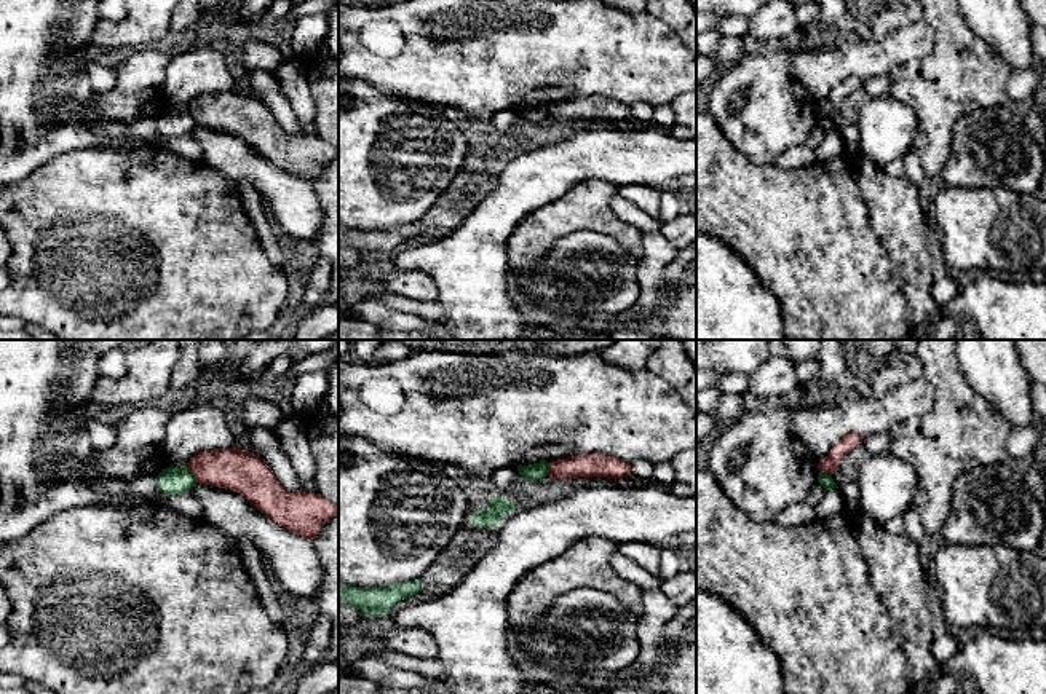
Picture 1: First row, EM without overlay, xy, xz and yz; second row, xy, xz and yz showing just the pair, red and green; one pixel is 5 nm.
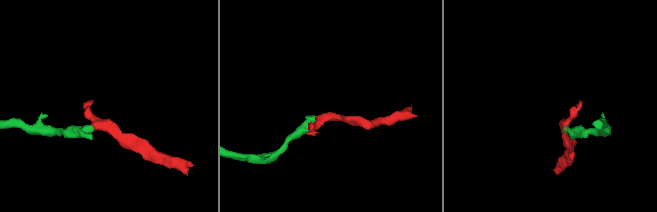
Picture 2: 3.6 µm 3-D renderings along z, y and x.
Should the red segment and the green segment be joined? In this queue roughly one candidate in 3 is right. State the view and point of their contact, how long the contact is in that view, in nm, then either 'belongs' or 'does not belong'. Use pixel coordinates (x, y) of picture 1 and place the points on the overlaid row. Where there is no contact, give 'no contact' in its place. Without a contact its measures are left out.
xy (192, 473) | 110 nm | does not belong

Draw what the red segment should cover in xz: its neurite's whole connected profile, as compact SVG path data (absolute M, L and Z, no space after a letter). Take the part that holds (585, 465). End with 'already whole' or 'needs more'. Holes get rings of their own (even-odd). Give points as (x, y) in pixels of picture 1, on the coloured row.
M580 453L565 459L553 461L548 475L557 480L578 477L623 479L631 475L631 464L604 453Z; already whole

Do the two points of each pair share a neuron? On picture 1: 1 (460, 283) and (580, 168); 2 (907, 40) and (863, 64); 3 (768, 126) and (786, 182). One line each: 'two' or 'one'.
1: one
2: one
3: two

